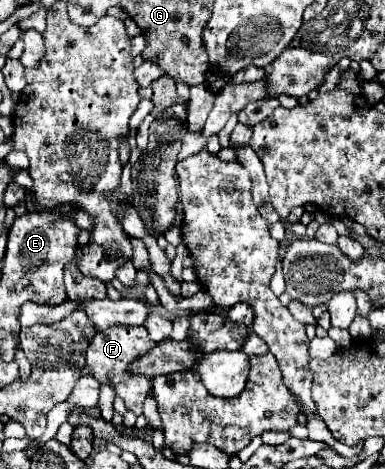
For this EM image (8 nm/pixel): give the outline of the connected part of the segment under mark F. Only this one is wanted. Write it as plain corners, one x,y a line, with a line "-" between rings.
141,325
141,329
137,327
109,327
109,329
97,329
93,339
89,341
89,347
87,347
87,367
91,369
93,377
99,379
101,383
109,383
113,389
115,389
115,395
121,397
125,401
125,407
129,411
133,411
135,415
141,415
143,413
143,401
147,397
147,391
151,389
151,379
147,375
139,375
139,373
129,373
129,365
137,359
141,359
143,355
147,355
151,349
155,347
155,341
149,339
147,335
147,329

